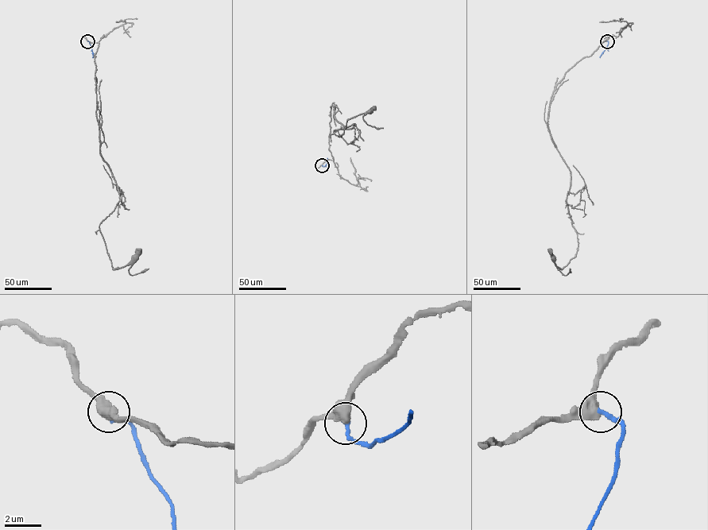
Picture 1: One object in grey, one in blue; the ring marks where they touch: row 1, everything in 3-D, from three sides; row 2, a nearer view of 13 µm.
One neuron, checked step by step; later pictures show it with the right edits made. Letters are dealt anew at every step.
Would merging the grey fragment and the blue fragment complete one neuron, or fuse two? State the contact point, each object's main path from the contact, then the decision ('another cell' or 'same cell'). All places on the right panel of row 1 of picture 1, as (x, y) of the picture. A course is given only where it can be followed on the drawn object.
(607, 41) | grey via (607, 41), (566, 73), (551, 98), (548, 128), (570, 172), (566, 203), (578, 241), (562, 268), (553, 257) | blue via (607, 41), (607, 46), (600, 58) | same cell

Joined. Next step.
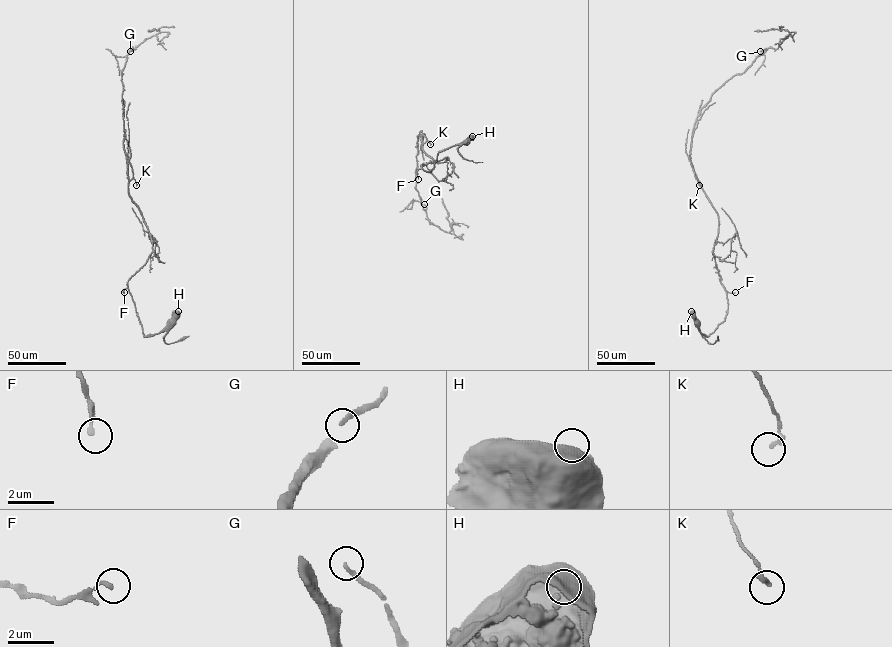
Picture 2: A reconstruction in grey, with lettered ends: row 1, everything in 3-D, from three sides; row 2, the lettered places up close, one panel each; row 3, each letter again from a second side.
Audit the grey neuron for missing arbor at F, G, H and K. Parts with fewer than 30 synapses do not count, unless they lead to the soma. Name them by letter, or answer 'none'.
none

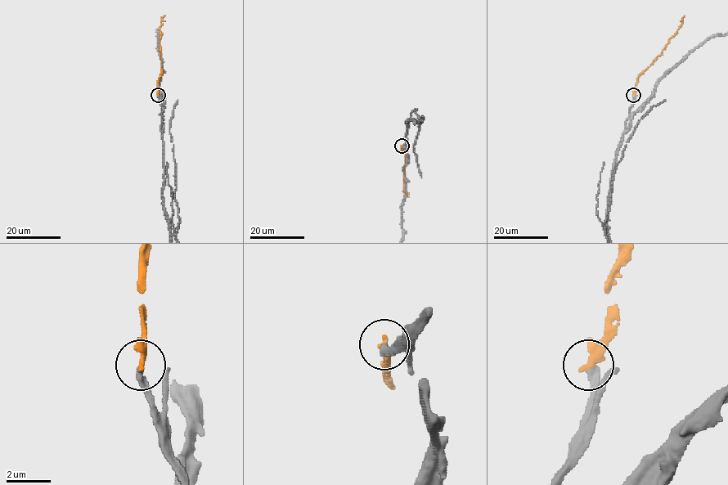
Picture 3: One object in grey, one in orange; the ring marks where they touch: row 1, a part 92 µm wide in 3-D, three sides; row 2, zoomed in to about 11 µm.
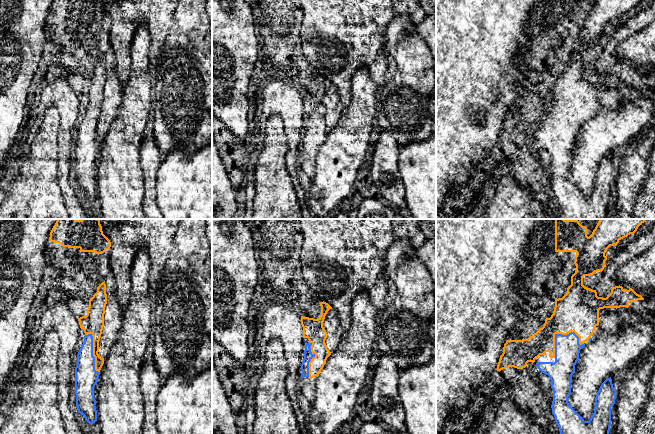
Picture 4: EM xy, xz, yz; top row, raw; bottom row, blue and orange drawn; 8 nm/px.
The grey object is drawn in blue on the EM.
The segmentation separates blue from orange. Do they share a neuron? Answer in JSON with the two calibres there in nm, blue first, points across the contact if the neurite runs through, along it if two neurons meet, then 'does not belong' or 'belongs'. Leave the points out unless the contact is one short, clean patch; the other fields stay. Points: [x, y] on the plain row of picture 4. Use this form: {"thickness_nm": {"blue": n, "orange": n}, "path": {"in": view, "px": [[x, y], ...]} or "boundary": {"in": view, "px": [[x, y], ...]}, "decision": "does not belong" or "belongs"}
{"thickness_nm": {"blue": 200, "orange": 300}, "decision": "belongs"}

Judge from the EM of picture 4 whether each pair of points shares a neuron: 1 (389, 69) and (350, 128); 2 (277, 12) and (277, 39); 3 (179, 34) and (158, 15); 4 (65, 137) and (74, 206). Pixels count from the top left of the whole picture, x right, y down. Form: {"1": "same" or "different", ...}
{"1": "different", "2": "same", "3": "different", "4": "same"}

